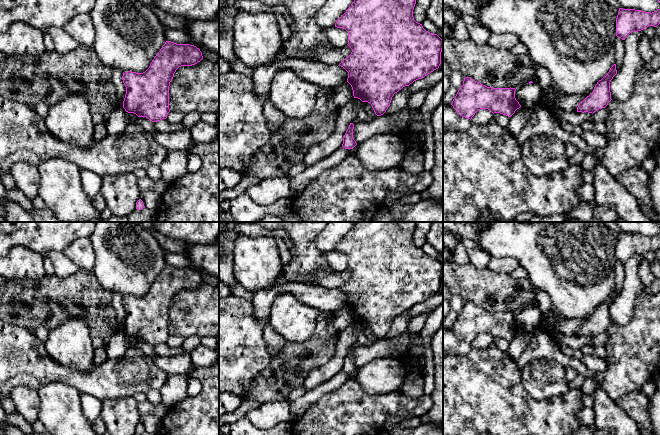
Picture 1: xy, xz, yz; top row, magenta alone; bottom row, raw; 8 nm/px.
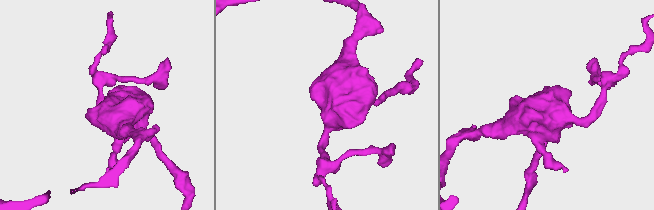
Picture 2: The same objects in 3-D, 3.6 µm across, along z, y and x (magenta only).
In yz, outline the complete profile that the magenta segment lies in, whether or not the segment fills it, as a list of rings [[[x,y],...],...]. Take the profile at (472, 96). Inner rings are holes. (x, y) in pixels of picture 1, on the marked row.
[[[465,77],[451,105],[460,116],[470,120],[480,109],[511,117],[521,107],[515,98],[515,91],[516,89],[511,87],[487,87],[470,77]]]

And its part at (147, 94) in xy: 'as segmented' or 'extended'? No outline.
as segmented

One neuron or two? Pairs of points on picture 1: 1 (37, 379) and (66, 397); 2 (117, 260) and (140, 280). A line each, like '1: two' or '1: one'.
1: two
2: one

